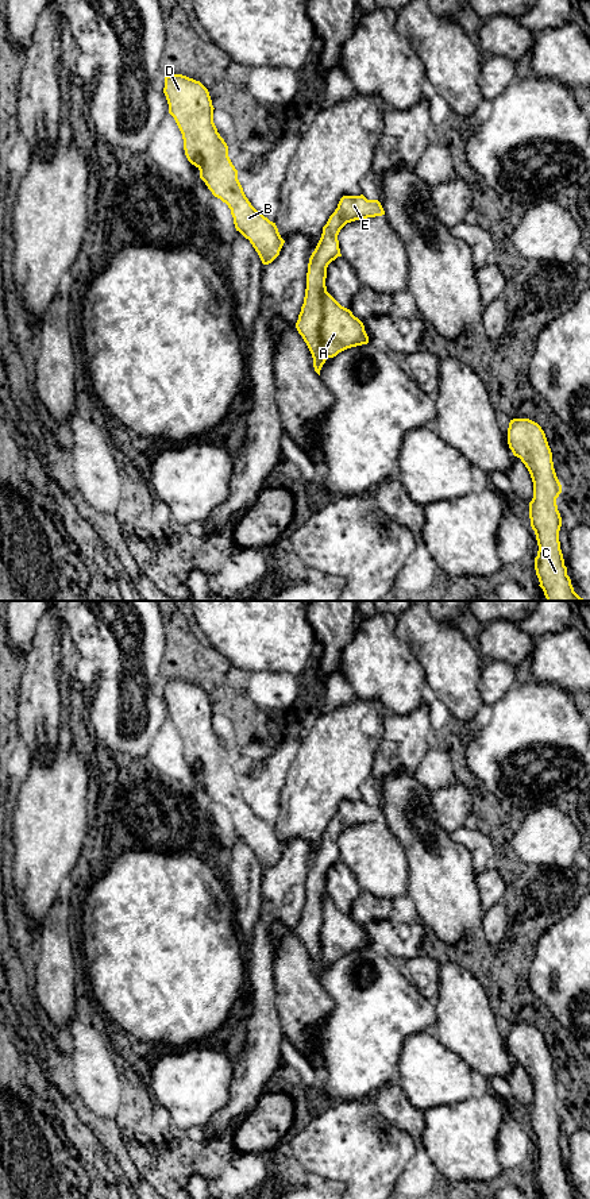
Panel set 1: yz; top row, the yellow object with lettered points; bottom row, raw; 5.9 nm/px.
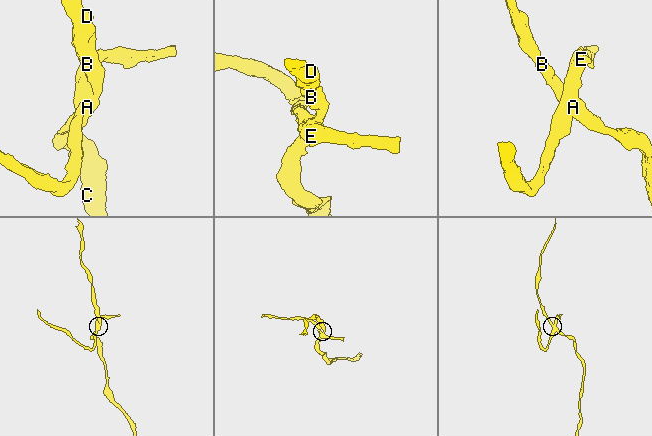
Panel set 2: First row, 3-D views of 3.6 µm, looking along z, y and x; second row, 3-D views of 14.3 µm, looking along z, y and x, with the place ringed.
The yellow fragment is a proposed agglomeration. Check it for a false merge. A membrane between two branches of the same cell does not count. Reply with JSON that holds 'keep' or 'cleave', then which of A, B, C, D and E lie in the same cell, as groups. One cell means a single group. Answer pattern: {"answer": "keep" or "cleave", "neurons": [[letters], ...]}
{"answer": "cleave", "neurons": [["A", "B", "C", "D"], ["E"]]}

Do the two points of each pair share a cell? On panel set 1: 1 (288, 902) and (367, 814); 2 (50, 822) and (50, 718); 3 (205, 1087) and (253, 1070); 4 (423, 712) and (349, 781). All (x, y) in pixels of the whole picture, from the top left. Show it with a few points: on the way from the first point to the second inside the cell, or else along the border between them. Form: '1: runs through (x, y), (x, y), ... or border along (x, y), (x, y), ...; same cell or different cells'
1: runs through (307, 876), (327, 855), (330, 836), (342, 824); same cell
2: border along (58, 740), (46, 763), (33, 760); different cells
3: border along (235, 1064), (230, 1099), (224, 1106); different cells
4: runs through (407, 731), (378, 759), (367, 762); same cell

